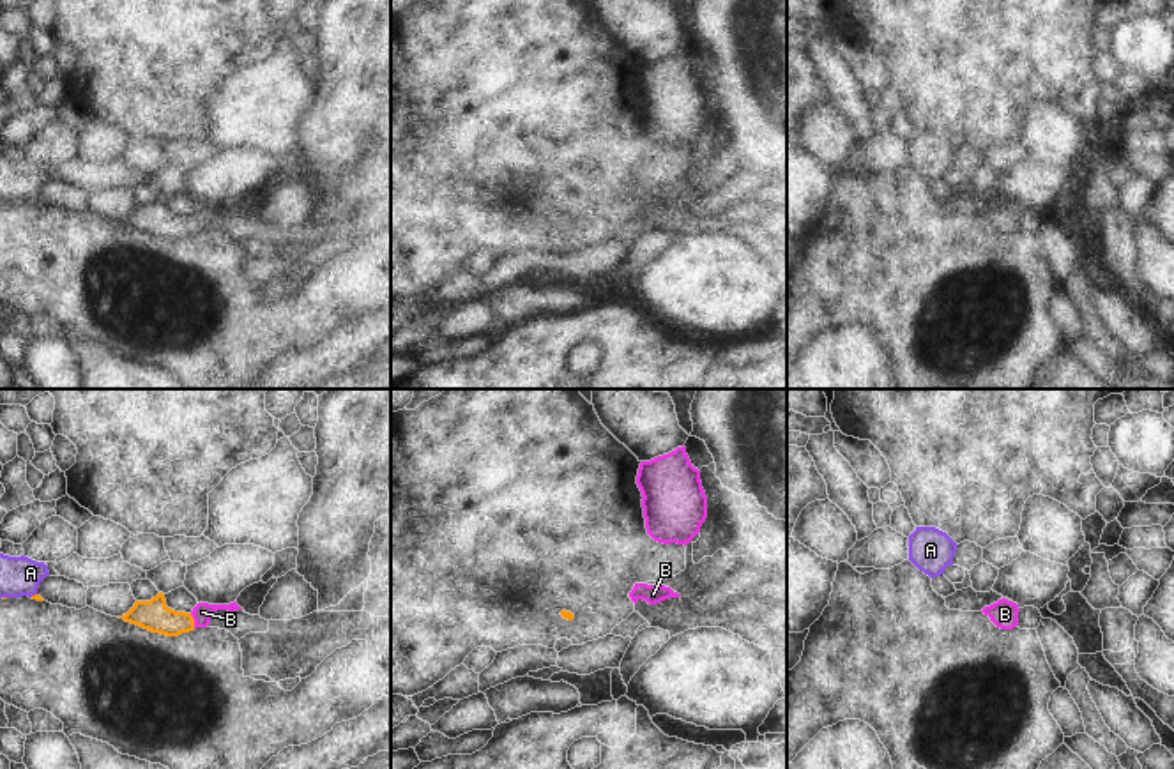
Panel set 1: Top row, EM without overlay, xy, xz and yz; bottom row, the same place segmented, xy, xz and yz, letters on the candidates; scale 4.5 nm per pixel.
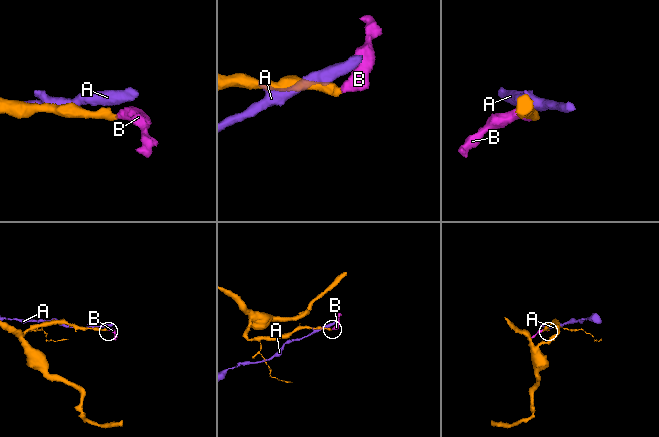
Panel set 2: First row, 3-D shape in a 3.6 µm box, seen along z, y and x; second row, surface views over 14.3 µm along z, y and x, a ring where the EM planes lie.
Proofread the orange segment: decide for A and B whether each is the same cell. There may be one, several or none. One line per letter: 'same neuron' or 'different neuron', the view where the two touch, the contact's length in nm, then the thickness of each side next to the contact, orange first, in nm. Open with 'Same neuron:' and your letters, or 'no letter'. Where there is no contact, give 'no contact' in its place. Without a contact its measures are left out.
Same neuron: B
A: different neuron; contact in xy; length 40 nm; calibres 20 and 180 nm
B: same neuron; contact in xy; length 70 nm; calibres 140 and 90 nm

